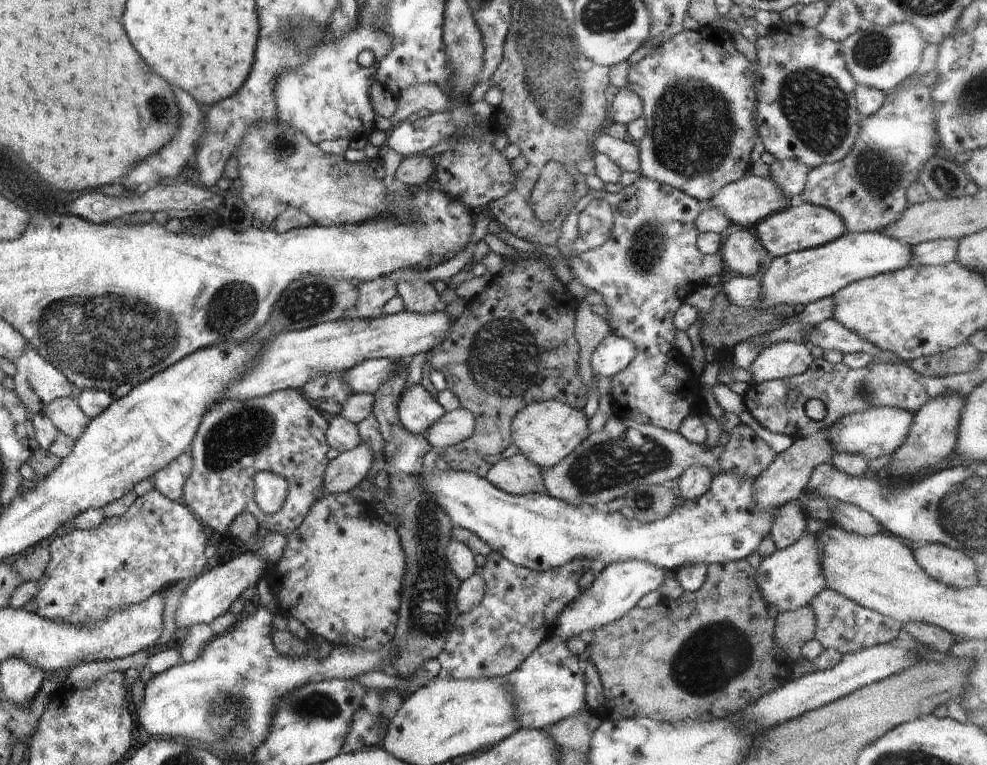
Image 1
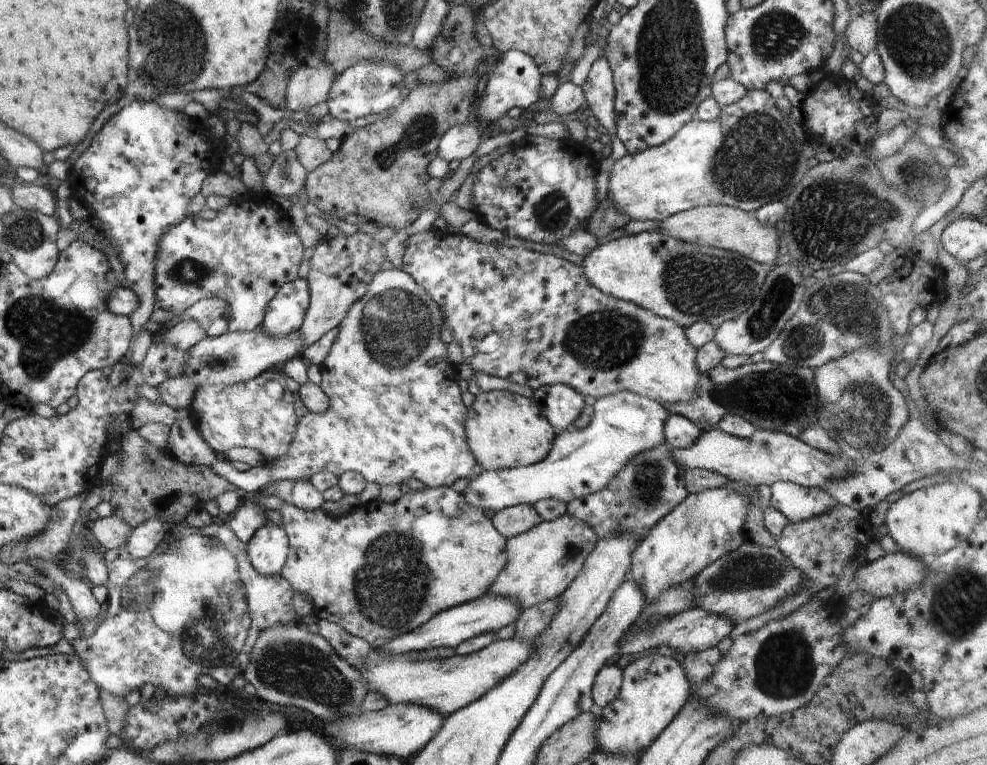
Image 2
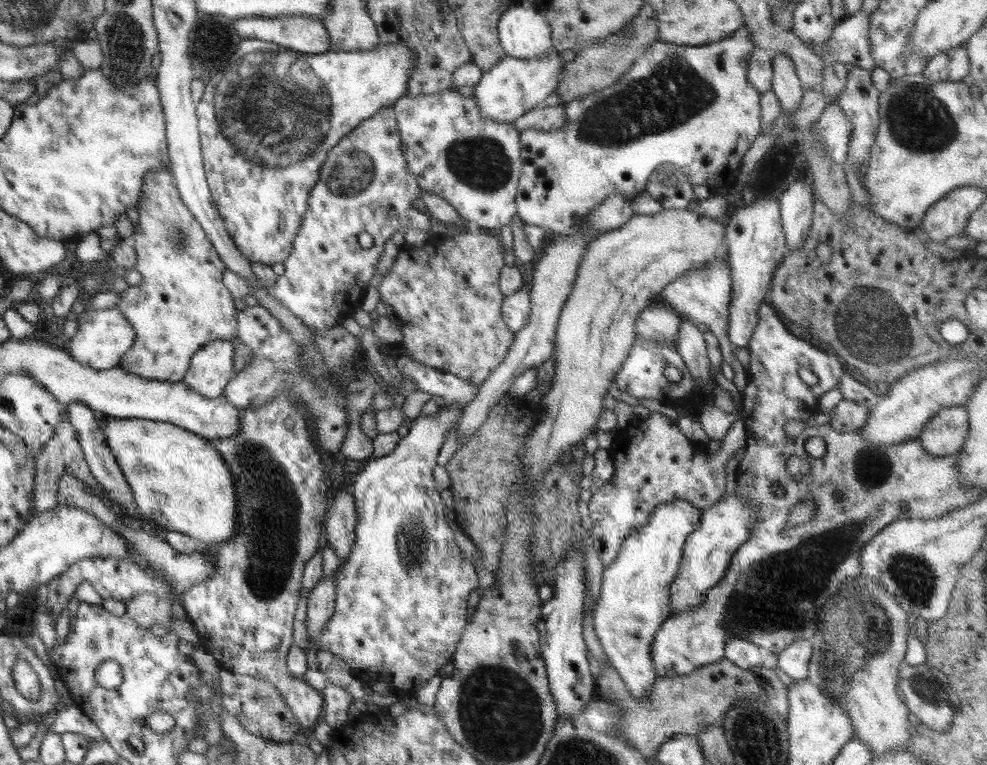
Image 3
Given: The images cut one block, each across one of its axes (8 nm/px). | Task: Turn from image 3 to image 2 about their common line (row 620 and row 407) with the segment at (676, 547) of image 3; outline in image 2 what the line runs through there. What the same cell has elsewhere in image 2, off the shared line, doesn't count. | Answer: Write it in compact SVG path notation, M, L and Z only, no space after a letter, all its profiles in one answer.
M630 391L615 392L599 399L593 404L593 417L583 429L568 428L555 435L548 456L540 462L499 471L482 471L476 479L469 479L463 495L468 504L482 510L499 511L516 505L533 505L543 498L553 498L568 504L574 499L597 493L606 488L610 481L638 453L666 444L664 425L670 413L666 407L654 399Z

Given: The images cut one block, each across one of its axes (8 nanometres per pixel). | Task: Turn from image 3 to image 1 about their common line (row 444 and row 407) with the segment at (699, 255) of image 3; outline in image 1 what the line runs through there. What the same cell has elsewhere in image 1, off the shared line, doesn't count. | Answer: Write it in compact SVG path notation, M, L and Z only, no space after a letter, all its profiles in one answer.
M560 400L534 401L520 410L507 423L512 432L513 443L524 456L542 468L552 468L568 456L587 436L588 417L583 410Z

